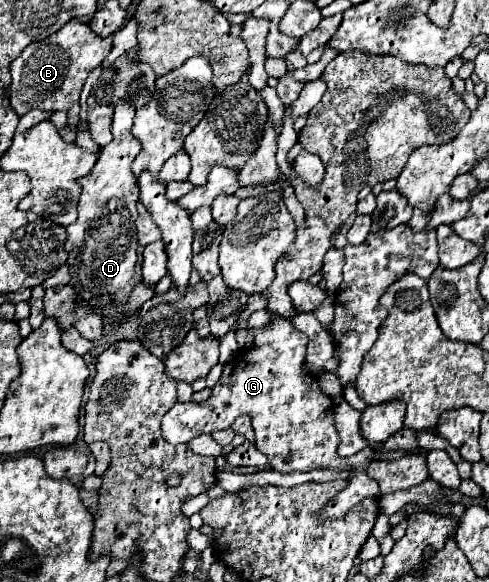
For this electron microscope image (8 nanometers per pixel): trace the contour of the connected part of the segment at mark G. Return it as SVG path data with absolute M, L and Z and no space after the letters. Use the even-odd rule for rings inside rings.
M275 318L271 324L253 330L253 334L255 344L249 350L243 350L235 362L225 364L223 376L207 402L177 402L165 414L161 424L163 438L169 444L189 444L195 436L225 430L235 418L249 414L253 418L257 448L267 456L271 466L297 466L297 462L315 462L315 454L325 454L325 466L349 466L347 470L355 472L349 486L323 508L325 518L341 518L361 500L377 498L377 482L365 472L373 448L365 448L351 458L337 456L339 436L333 426L333 402L321 392L317 378L303 370L307 336L283 318Z

